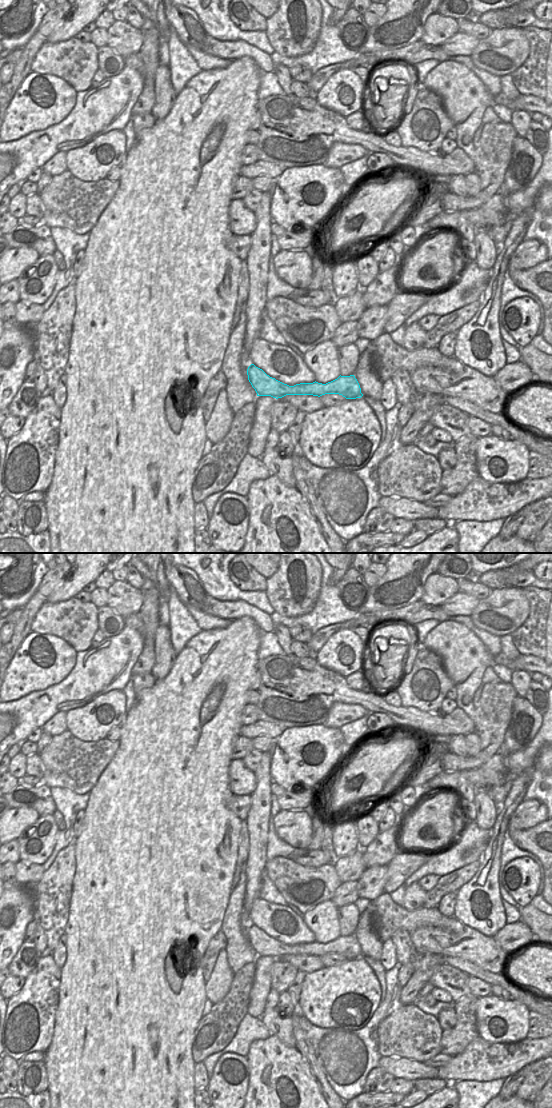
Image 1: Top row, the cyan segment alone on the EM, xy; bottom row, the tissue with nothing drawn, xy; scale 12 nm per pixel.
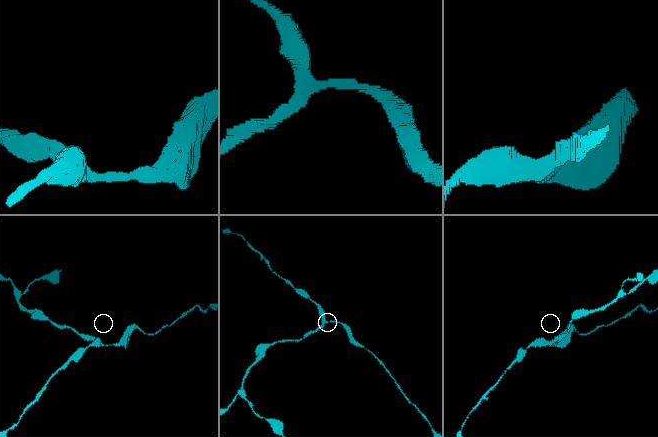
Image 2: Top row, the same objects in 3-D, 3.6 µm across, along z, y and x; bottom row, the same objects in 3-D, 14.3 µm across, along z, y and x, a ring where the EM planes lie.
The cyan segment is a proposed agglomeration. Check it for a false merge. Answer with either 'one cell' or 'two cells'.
one cell

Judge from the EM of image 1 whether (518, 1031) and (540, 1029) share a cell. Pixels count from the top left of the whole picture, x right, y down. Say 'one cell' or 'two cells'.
two cells

